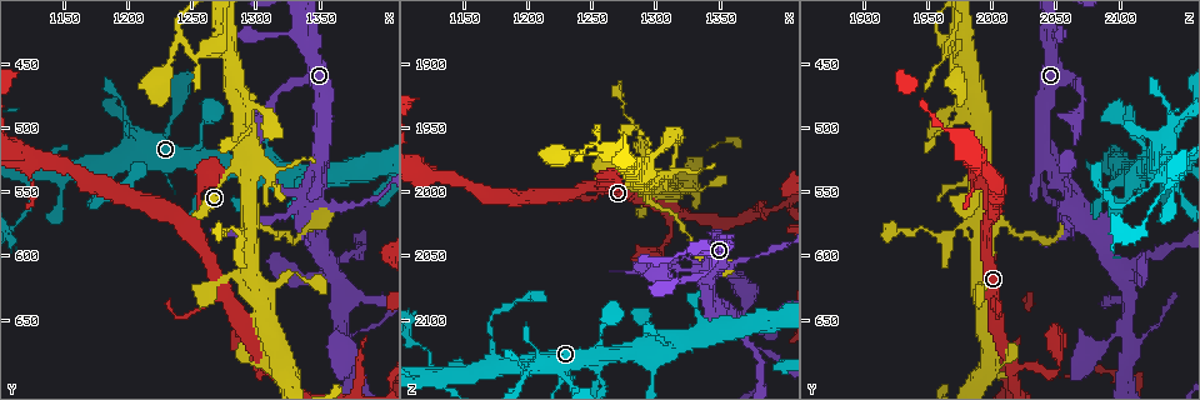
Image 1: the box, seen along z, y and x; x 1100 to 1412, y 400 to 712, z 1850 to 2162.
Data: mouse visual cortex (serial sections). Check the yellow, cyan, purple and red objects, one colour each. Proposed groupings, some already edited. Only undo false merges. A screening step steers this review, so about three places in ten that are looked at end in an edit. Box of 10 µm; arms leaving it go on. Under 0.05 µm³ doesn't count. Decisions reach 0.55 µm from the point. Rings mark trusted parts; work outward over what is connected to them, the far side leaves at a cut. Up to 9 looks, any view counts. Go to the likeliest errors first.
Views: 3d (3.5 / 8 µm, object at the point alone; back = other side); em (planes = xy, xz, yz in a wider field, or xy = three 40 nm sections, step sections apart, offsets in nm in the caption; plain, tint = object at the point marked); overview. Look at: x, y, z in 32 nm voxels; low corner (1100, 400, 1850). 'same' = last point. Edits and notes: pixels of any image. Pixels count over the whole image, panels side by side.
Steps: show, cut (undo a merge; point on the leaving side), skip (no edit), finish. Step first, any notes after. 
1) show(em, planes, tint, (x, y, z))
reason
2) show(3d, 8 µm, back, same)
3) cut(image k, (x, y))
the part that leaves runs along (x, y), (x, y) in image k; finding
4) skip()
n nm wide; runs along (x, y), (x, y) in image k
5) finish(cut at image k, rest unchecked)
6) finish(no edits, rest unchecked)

show(3d, 3.5 µm, (1240, 430, 1970))
arms part here

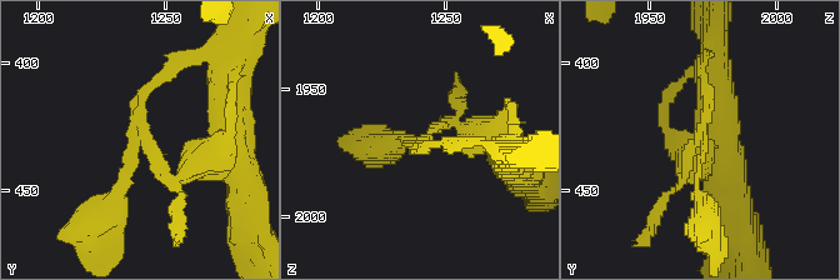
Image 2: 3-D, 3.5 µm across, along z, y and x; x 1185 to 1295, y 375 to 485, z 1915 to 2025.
show(em, xy, step 1, tint, (1242, 429, 1969))
3 arms; arms of 100, 150, 200 nm

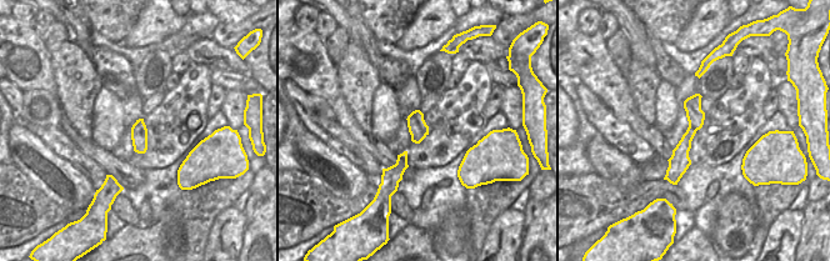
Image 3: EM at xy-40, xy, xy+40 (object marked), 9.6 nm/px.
skip()
runs along (698, 98), (675, 179) in image 3; continuous, no second cell

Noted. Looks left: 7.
show(3d, 3.5 µm, (1344, 552, 2064))
abrupt turn

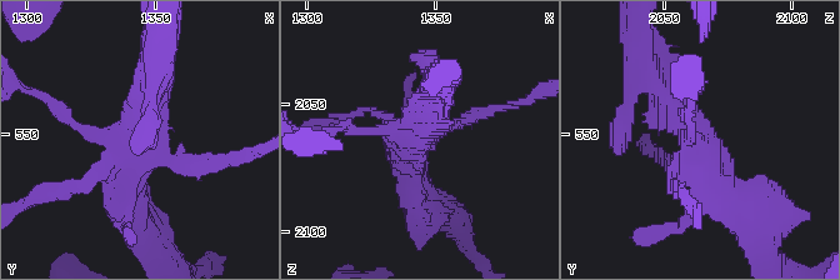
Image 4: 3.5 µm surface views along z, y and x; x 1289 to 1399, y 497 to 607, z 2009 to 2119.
show(em, xy, step 1, tint, (1343, 553, 2061))
now the EM

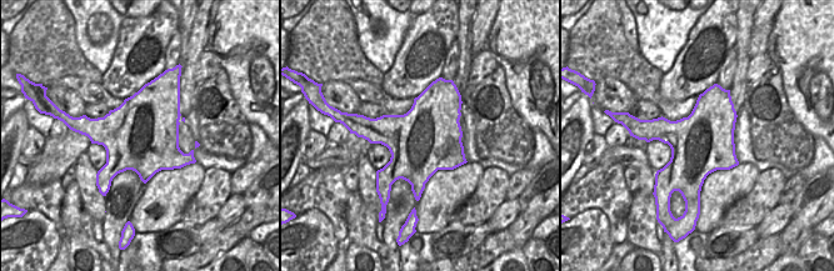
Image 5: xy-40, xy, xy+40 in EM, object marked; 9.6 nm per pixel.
skip()
runs along (646, 71), (739, 209) in image 4; one cell here

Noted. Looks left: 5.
show(3d, 8 µm, (1362, 618, 2106))
four or more arms meet

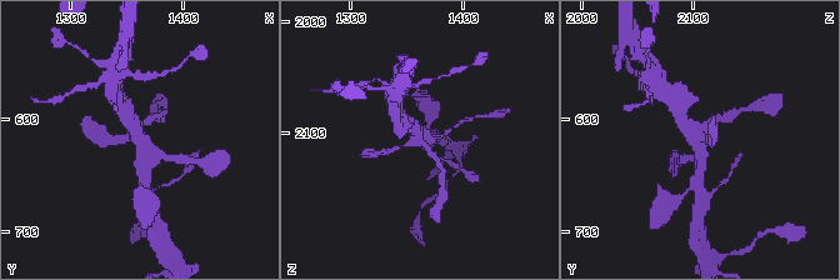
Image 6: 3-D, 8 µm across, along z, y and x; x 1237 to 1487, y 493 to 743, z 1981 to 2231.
show(em, xy, step 1, tint, same)
4 arms; arms of 200, 200, 350, 400 nm

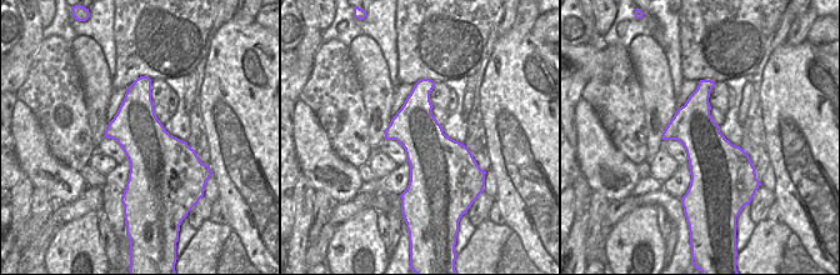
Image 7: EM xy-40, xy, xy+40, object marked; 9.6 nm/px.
skip()
continuous, no second cell

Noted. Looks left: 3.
show(3d, 3.5 µm, (1294, 572, 1992))
calibre changes

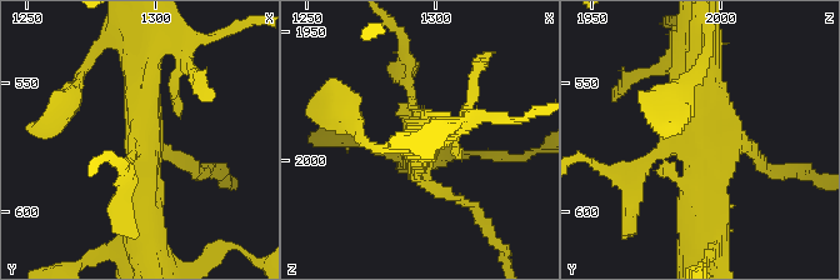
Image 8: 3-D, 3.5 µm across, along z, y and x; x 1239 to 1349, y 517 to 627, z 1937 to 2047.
show(em, planes, tint, (1296, 572, 1992))
4 arms; arms of 150, 150, 450, 450 nm; need the tissue

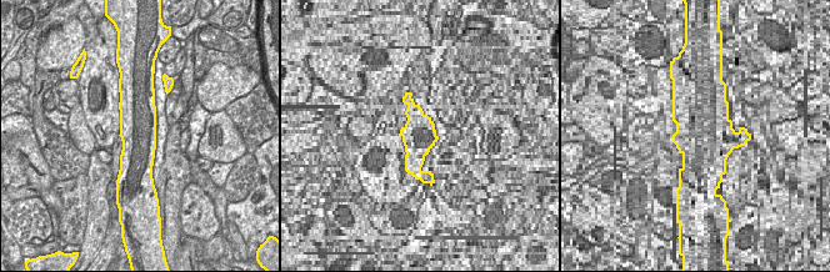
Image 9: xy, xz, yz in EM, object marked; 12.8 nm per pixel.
skip()
one cell here

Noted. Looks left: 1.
finish(no edits, rest unchecked)

